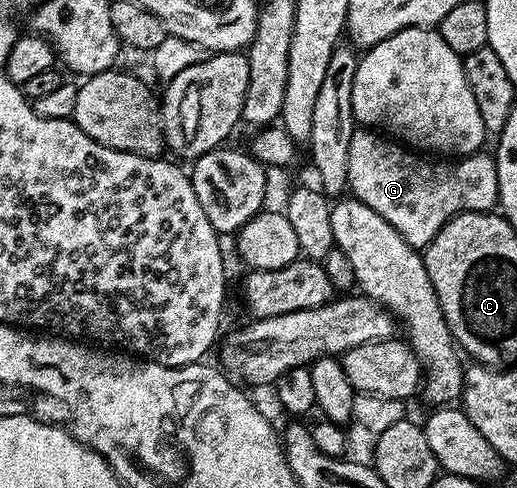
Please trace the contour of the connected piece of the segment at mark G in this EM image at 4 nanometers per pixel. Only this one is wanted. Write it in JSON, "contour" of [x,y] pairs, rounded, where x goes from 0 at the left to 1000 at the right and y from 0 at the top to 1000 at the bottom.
{"contour":[[[696,258],[677,283],[673,383],[687,408],[739,439],[795,508],[818,512],[847,471],[890,434],[940,434],[961,424],[963,348],[957,326],[936,318],[841,336],[841,326],[822,324],[733,268]]]}

